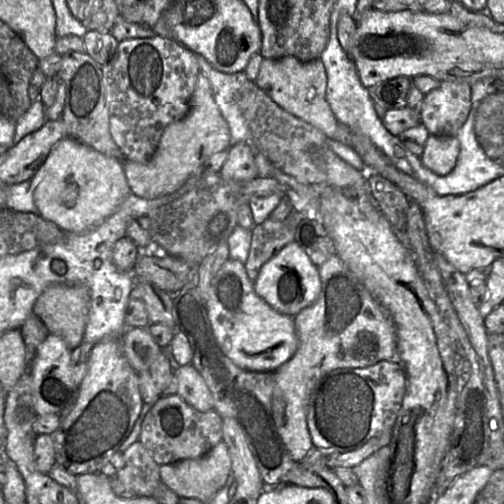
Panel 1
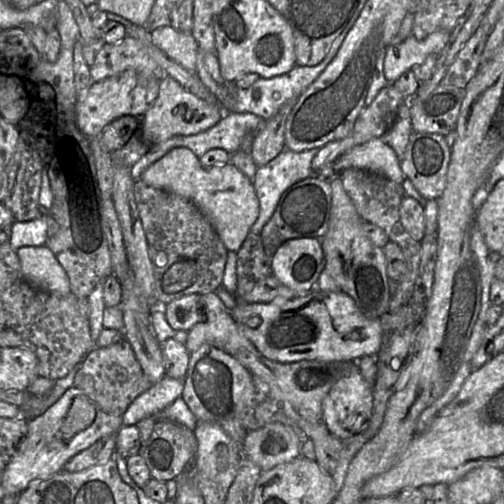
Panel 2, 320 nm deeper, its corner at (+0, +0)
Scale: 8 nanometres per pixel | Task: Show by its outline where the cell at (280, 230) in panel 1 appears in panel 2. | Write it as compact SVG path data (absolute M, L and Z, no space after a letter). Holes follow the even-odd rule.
M316 174L289 187L281 196L277 207L264 225L260 237L265 254L271 259L286 241L299 238L321 238L329 227L332 203L332 189L328 179Z

